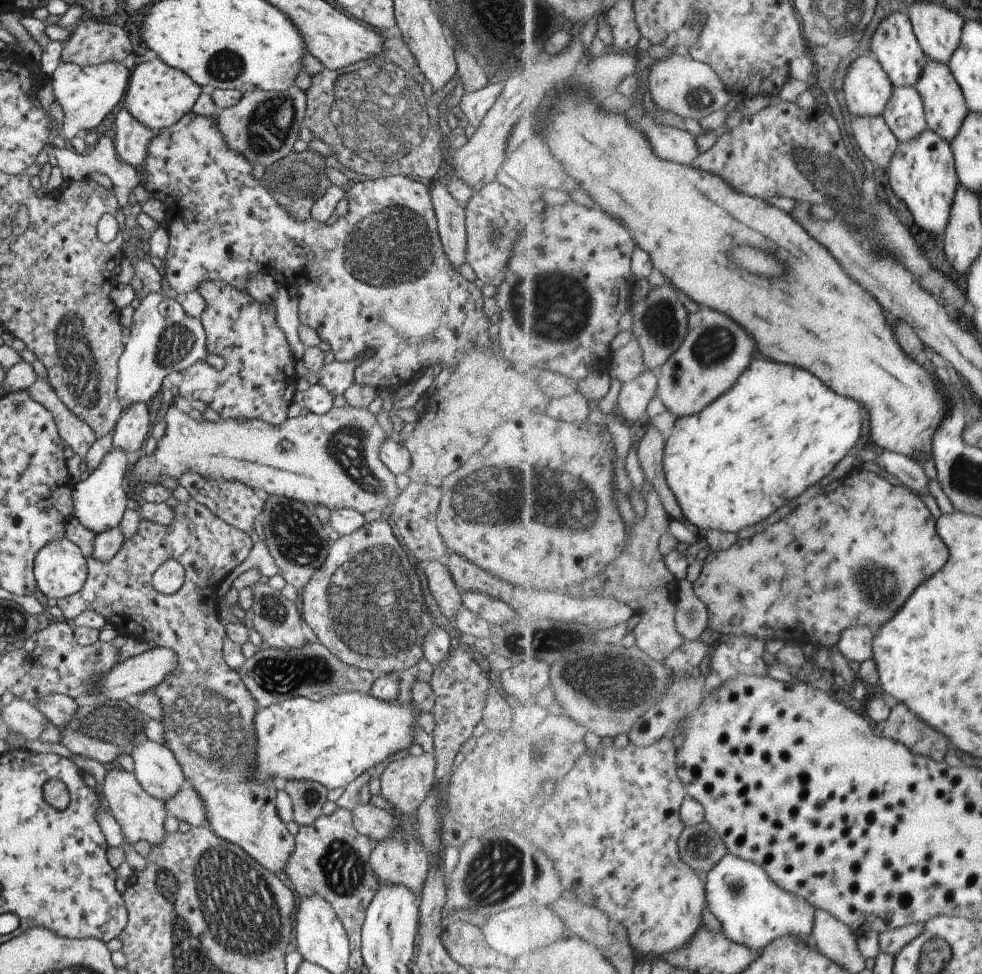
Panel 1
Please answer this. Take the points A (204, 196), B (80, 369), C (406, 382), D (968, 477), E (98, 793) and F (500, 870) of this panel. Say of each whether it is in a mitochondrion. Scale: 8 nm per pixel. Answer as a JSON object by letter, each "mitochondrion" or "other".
{"A":"other","B":"mitochondrion","C":"other","D":"mitochondrion","E":"other","F":"mitochondrion"}

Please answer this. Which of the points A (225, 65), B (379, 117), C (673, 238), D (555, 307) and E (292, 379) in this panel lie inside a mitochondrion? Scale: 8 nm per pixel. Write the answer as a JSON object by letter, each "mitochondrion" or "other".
{"A":"mitochondrion","B":"mitochondrion","C":"other","D":"mitochondrion","E":"other"}

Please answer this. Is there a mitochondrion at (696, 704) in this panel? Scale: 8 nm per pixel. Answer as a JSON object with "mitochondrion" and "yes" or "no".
{"mitochondrion":"no"}

